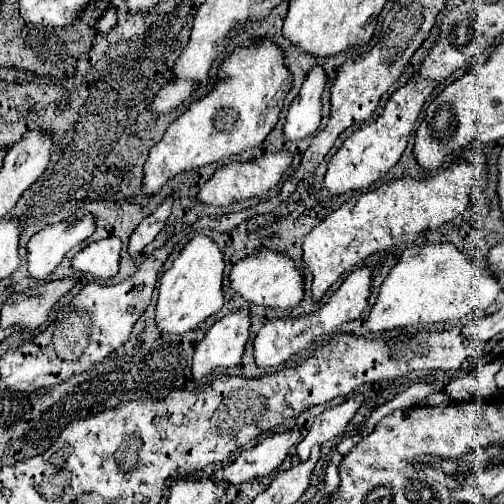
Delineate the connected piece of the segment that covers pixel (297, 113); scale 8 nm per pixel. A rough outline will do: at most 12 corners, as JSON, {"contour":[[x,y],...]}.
{"contour":[[308,72],[292,100],[284,136],[290,142],[312,136],[322,120],[320,96],[326,74]]}

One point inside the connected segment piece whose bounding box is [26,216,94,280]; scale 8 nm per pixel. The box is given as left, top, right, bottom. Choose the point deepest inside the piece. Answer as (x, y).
(45, 250)

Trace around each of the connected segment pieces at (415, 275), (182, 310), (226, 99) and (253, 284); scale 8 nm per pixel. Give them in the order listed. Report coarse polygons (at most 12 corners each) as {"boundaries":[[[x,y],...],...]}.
{"boundaries":[[[452,244],[412,246],[366,326],[384,332],[488,308],[488,268]],[[190,240],[160,280],[158,330],[196,330],[224,302],[222,252]],[[264,38],[144,164],[144,196],[182,172],[260,148],[292,76]],[[270,250],[236,262],[230,288],[260,308],[296,308],[302,274]]]}

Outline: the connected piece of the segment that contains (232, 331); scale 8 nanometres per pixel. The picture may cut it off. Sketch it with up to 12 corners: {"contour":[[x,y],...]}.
{"contour":[[250,312],[218,320],[198,344],[192,376],[238,366]]}

